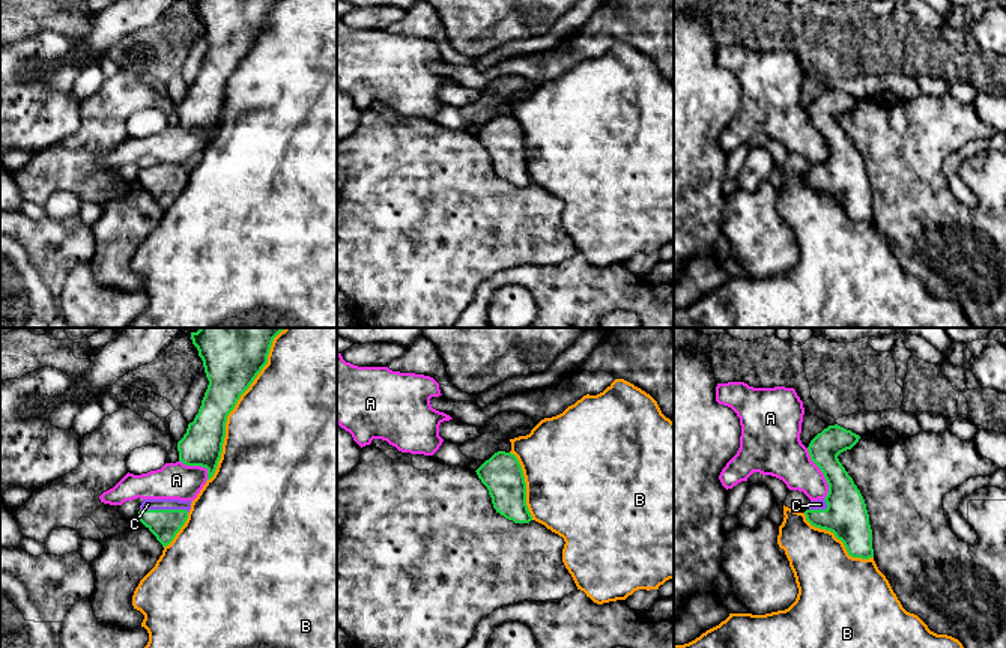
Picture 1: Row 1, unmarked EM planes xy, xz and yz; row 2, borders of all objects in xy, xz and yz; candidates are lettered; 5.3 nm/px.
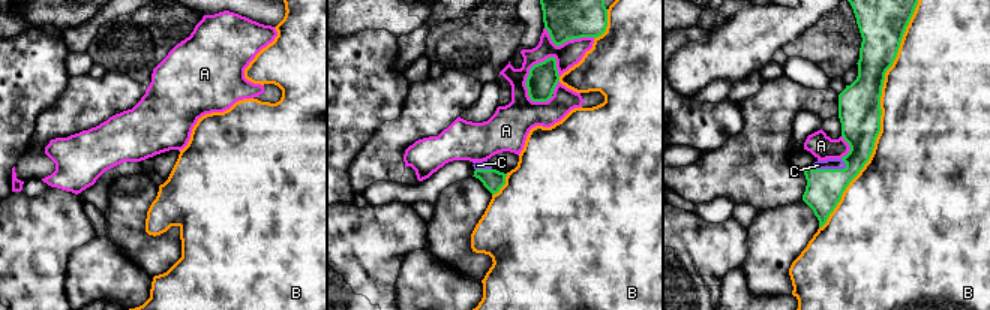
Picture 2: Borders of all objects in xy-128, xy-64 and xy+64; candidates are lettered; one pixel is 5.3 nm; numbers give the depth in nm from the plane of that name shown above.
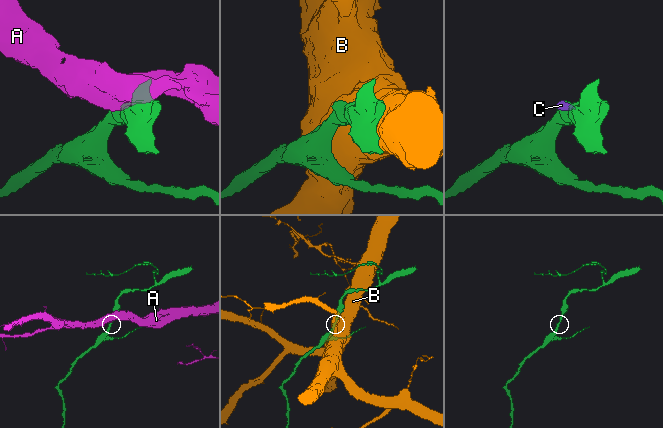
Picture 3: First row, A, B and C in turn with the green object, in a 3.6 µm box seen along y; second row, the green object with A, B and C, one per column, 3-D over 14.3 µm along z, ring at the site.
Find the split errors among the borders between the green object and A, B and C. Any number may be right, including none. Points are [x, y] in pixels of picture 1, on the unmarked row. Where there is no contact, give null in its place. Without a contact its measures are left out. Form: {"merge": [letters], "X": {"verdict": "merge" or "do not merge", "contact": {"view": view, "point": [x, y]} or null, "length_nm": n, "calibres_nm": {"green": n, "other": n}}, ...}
{"merge": ["C"], "A": {"verdict": "do not merge", "contact": {"view": "yz", "point": [823, 136]}, "length_nm": 280, "calibres_nm": {"green": 220, "other": 260}}, "B": {"verdict": "do not merge", "contact": {"view": "xy", "point": [233, 71]}, "length_nm": 850, "calibres_nm": {"green": 280, "other": 500}}, "C": {"verdict": "merge", "contact": {"view": "xy", "point": [164, 173]}, "length_nm": 260, "calibres_nm": {"green": 160, "other": 60}}}

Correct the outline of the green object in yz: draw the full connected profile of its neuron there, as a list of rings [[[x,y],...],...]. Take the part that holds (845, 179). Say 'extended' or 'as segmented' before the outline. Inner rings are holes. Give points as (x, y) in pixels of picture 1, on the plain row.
extended; [[[838,87],[829,89],[809,107],[811,123],[824,137],[829,156],[824,162],[811,164],[806,183],[820,192],[835,197],[853,221],[874,221],[872,192],[865,162],[838,119],[851,113],[860,99]]]

